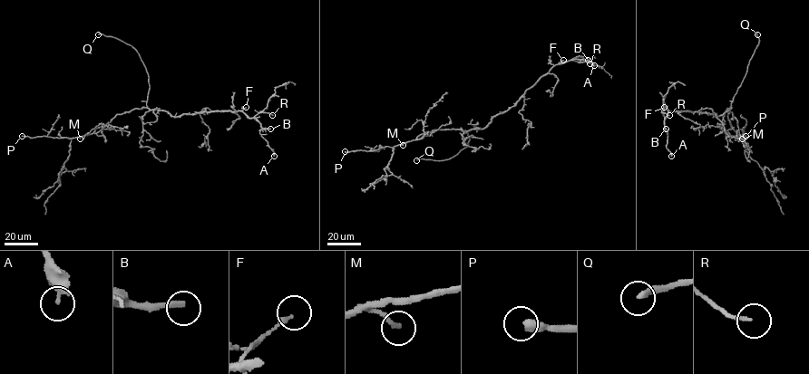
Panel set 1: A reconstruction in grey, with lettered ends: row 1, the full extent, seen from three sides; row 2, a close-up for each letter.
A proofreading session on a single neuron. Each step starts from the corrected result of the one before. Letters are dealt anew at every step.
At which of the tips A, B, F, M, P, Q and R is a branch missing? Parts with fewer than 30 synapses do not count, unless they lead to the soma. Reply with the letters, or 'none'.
B, P, Q

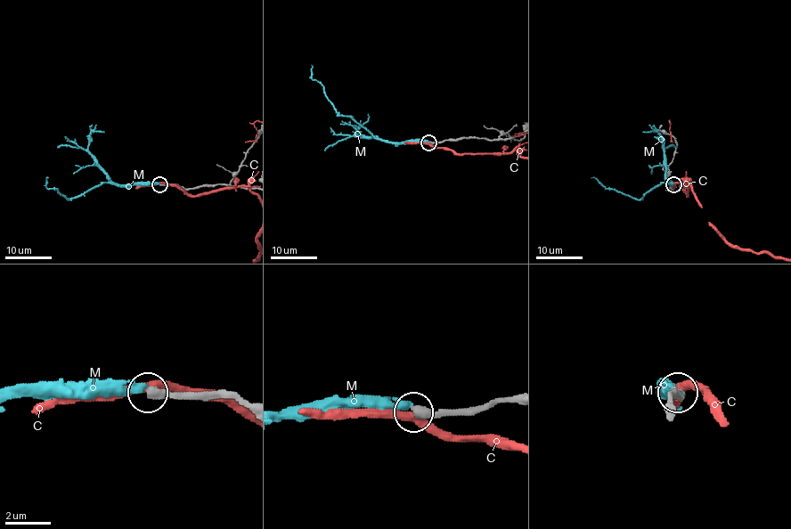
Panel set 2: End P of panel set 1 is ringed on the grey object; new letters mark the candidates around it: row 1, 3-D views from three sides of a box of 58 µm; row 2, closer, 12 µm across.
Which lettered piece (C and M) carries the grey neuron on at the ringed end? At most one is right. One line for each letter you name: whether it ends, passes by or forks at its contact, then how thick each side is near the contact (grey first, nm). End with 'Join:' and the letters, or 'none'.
Join: none

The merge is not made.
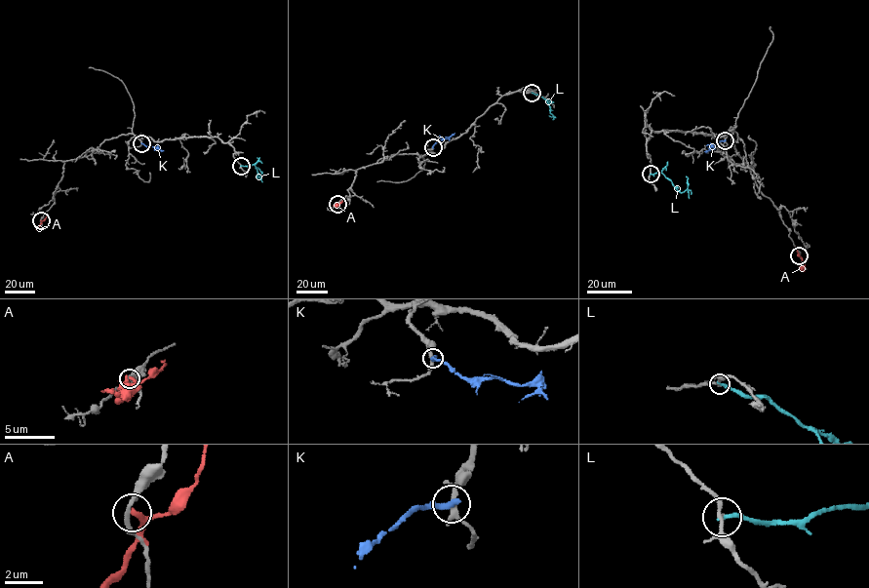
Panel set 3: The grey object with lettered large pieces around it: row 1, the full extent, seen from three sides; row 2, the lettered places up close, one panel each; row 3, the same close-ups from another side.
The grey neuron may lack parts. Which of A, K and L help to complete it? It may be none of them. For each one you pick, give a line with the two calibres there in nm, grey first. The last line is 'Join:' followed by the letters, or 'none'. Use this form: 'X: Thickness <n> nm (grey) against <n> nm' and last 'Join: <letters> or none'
Join: none

